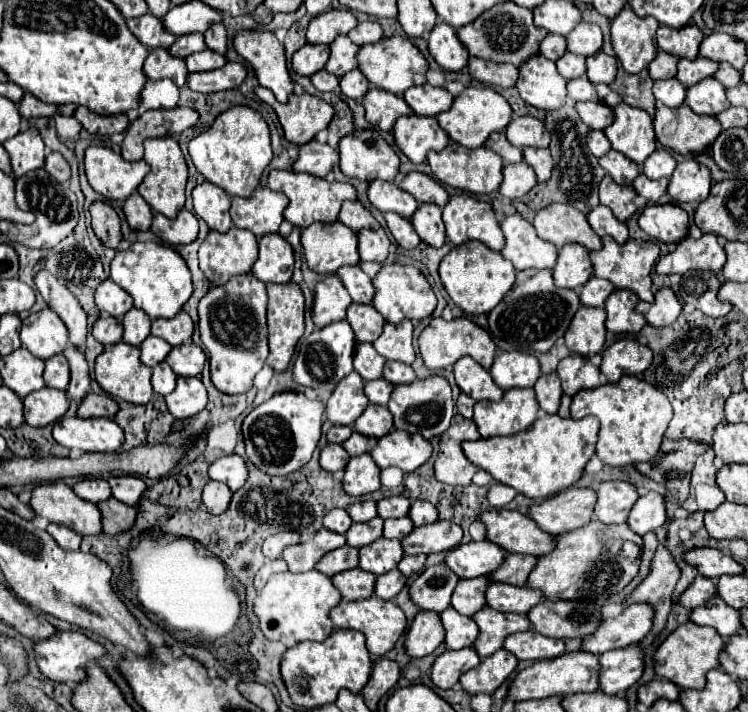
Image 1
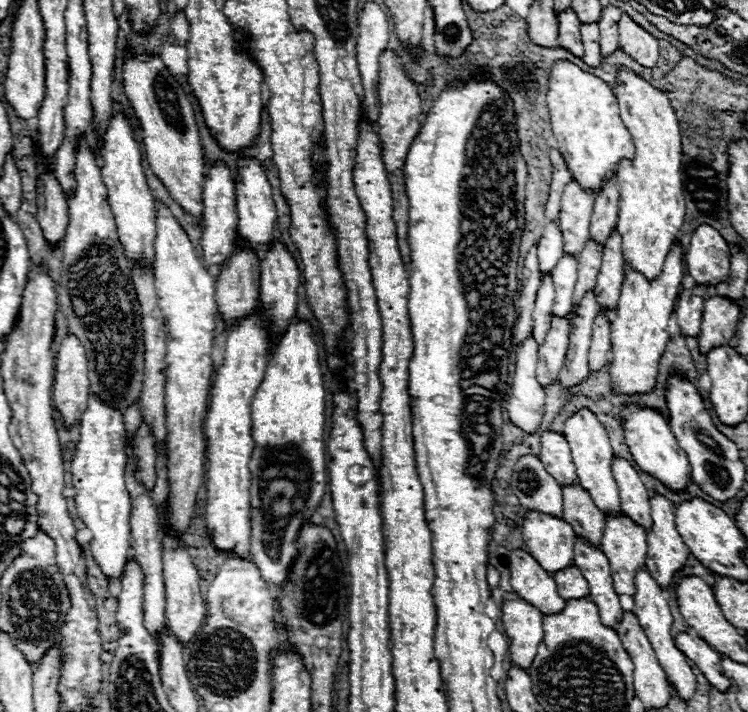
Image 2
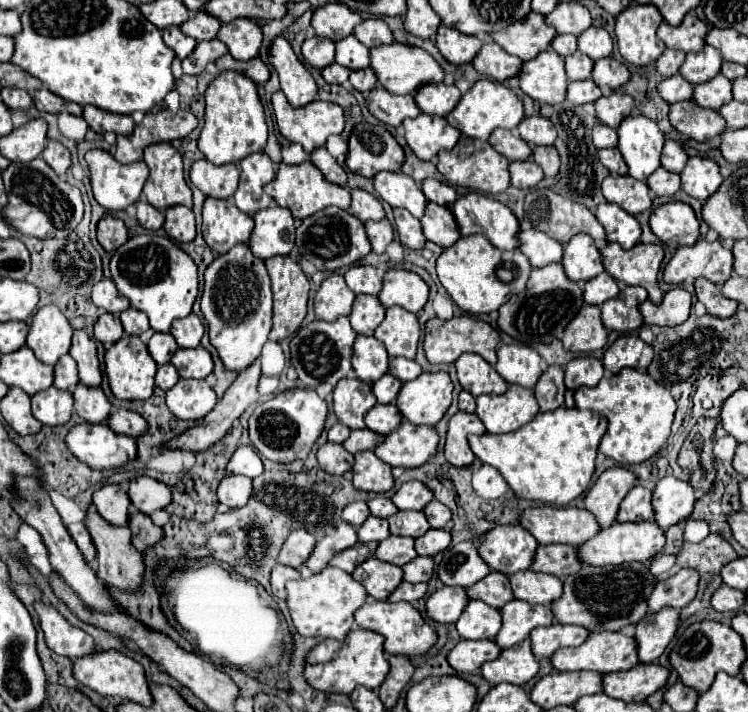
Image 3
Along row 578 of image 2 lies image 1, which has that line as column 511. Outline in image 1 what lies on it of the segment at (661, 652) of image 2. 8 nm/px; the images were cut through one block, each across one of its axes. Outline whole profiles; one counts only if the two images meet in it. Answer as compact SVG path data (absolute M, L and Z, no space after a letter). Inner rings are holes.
M526 630L520 634L510 634L502 648L514 654L518 660L550 660L564 652L564 642L542 636L534 630Z

